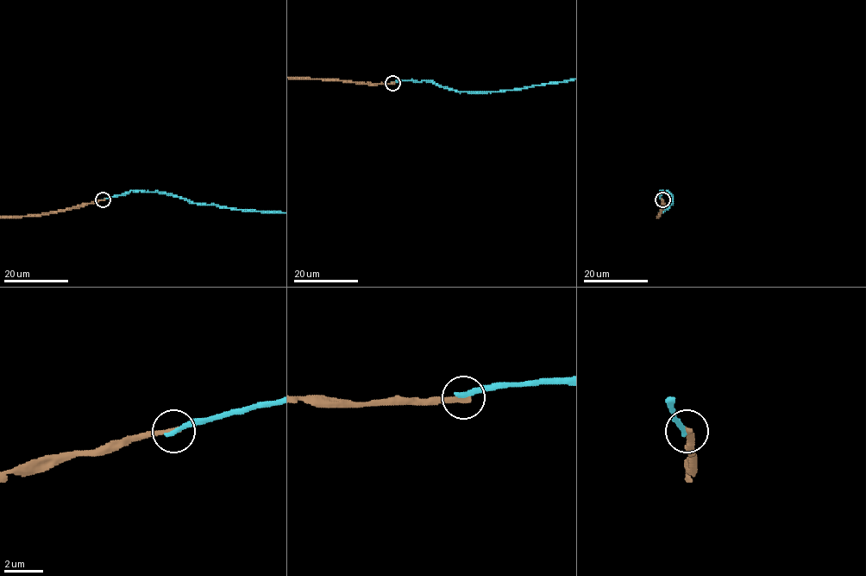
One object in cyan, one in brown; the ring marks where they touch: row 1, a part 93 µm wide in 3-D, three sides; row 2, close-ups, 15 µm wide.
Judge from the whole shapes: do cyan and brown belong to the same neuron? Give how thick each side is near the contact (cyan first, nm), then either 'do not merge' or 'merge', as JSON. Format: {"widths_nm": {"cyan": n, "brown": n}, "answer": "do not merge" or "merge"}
{"widths_nm": {"cyan": 300, "brown": 320}, "answer": "do not merge"}

